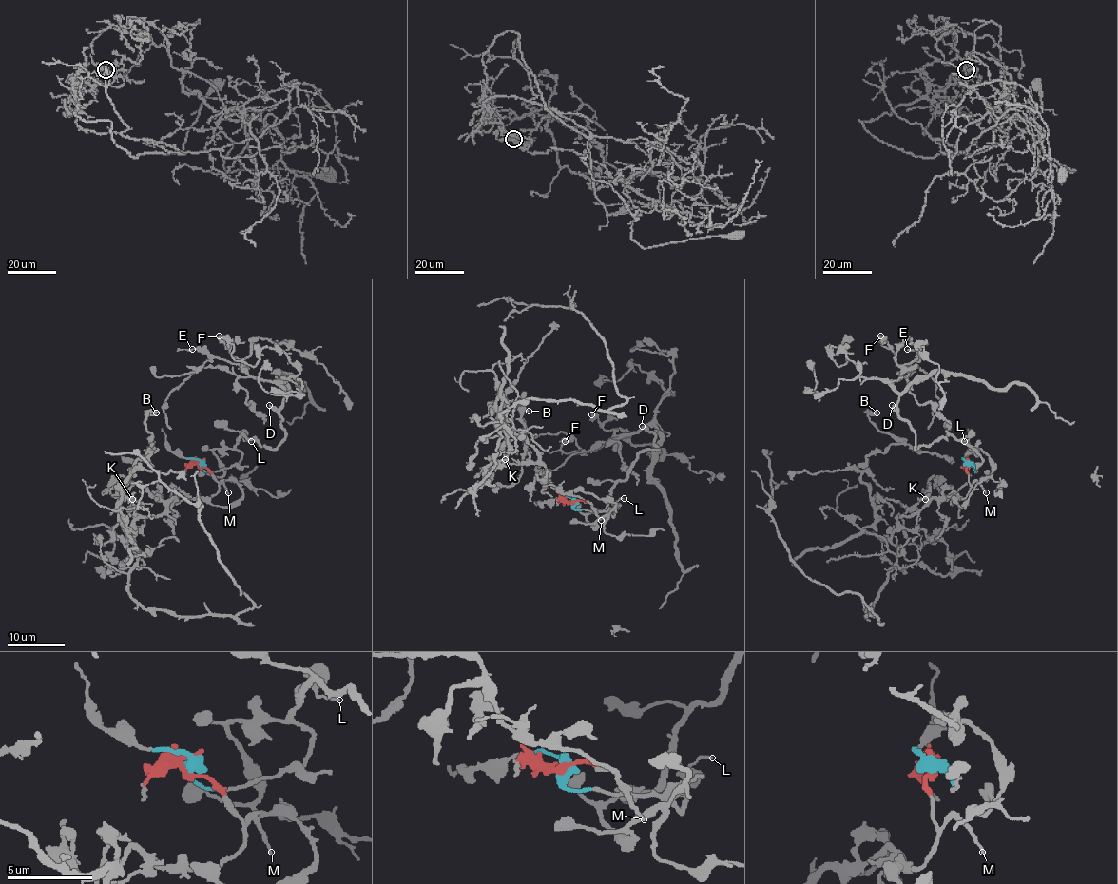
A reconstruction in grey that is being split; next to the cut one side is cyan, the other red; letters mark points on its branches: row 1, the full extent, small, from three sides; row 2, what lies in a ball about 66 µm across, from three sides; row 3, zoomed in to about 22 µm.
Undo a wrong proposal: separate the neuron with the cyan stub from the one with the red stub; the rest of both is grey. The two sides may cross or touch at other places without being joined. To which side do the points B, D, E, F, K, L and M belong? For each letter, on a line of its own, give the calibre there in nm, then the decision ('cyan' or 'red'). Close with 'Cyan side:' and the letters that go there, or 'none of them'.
B: 280 nm | red
D: 360 nm | cyan
E: 220 nm | cyan
F: 650 nm | cyan
K: 100 nm | red
L: 140 nm | cyan
M: 160 nm | red
Cyan side: D, E, F, L

